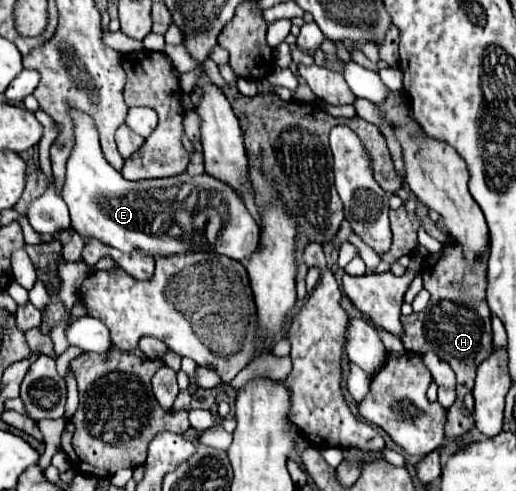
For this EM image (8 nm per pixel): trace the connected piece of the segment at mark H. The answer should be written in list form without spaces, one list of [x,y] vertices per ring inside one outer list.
[[[449,243],[443,247],[437,261],[433,261],[427,275],[423,275],[423,287],[431,293],[429,305],[421,313],[401,317],[403,335],[399,335],[399,339],[407,351],[435,351],[455,371],[457,401],[447,411],[445,435],[463,437],[463,433],[467,433],[475,425],[473,415],[469,415],[469,411],[463,405],[463,397],[465,393],[473,391],[477,365],[483,359],[487,359],[493,351],[491,311],[485,303],[485,259],[477,259],[477,267],[469,267],[465,263],[461,245]]]

